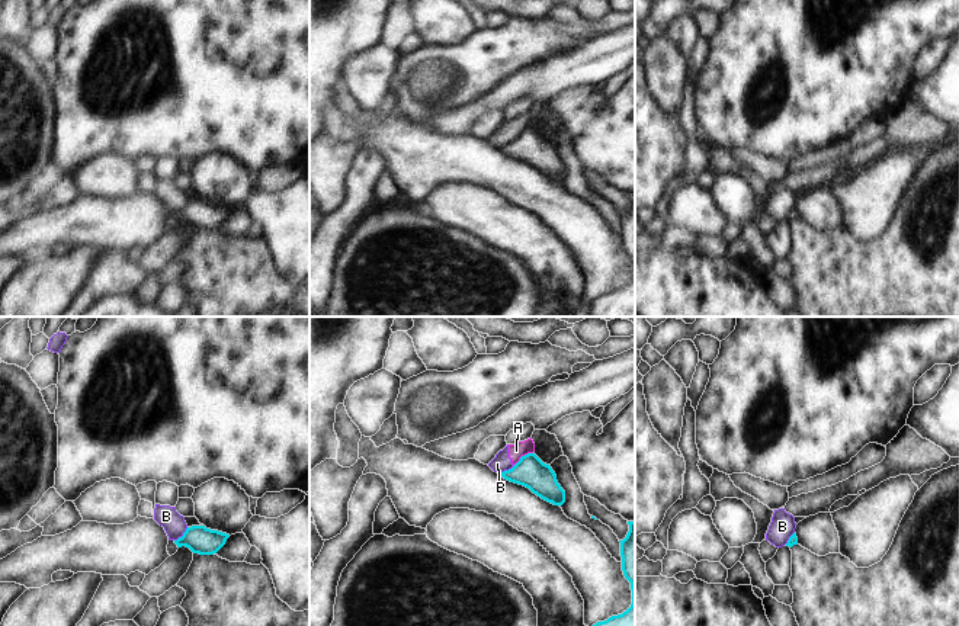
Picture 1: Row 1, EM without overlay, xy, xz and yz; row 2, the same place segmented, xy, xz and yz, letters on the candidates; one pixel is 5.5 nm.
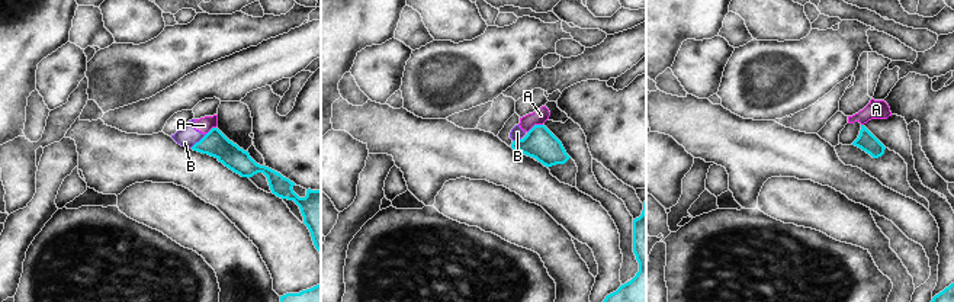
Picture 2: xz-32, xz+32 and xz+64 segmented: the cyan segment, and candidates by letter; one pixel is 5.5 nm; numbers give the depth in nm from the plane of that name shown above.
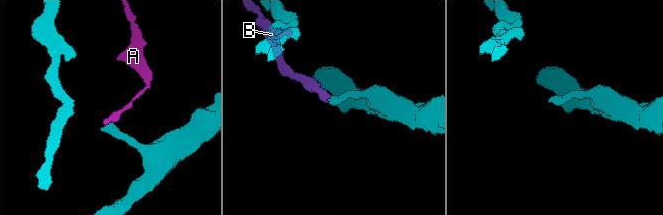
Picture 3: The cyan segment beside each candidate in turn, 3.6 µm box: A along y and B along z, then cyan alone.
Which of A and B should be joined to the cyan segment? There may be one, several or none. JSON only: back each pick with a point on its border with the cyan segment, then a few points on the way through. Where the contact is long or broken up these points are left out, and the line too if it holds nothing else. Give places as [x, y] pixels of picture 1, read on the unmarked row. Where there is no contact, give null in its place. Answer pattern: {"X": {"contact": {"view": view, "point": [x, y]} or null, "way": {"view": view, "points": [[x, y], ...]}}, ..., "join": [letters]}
{"join": []}

